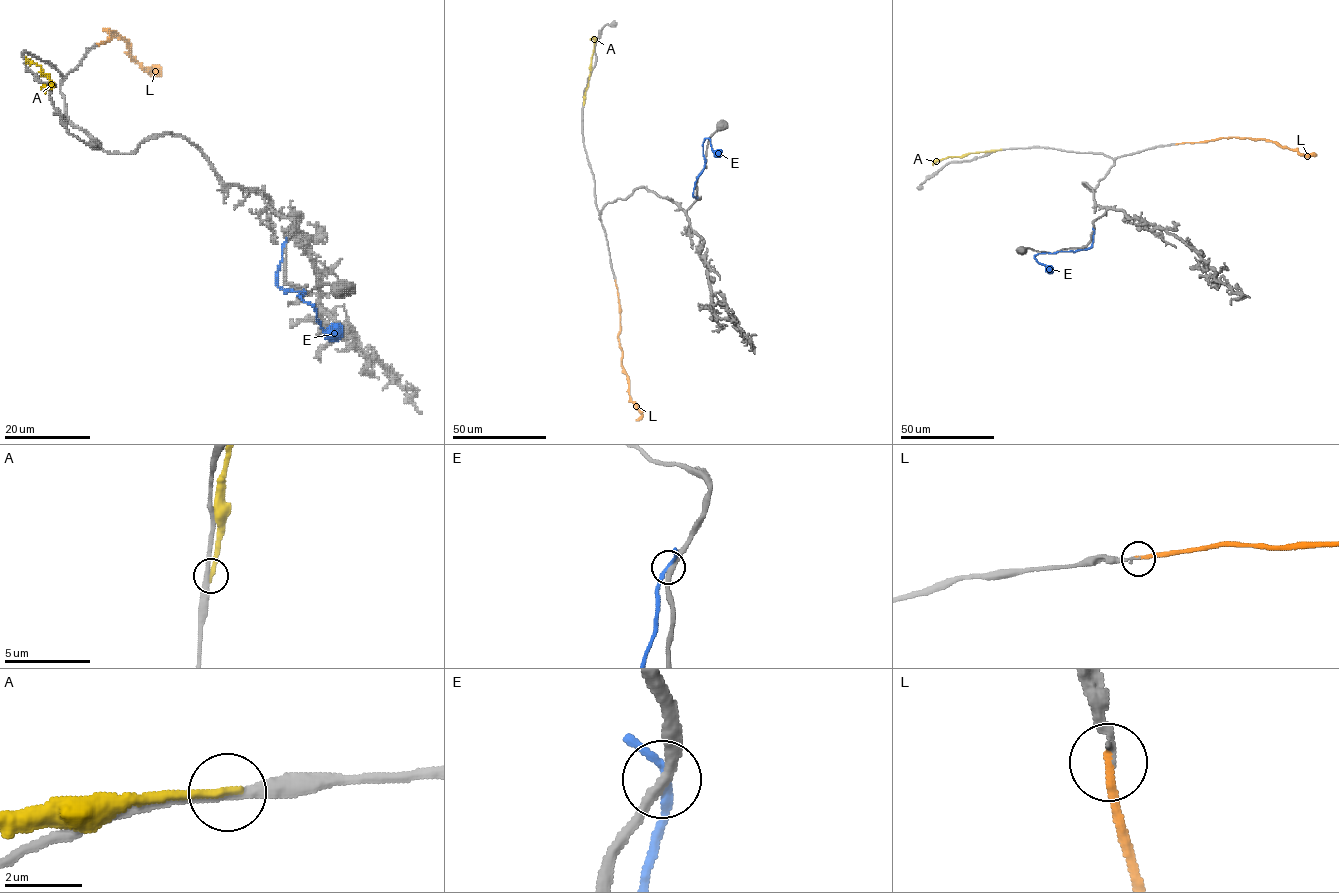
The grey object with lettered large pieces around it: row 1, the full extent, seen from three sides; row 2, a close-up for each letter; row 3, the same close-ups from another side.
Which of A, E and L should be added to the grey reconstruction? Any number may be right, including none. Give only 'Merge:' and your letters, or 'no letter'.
Merge: L

